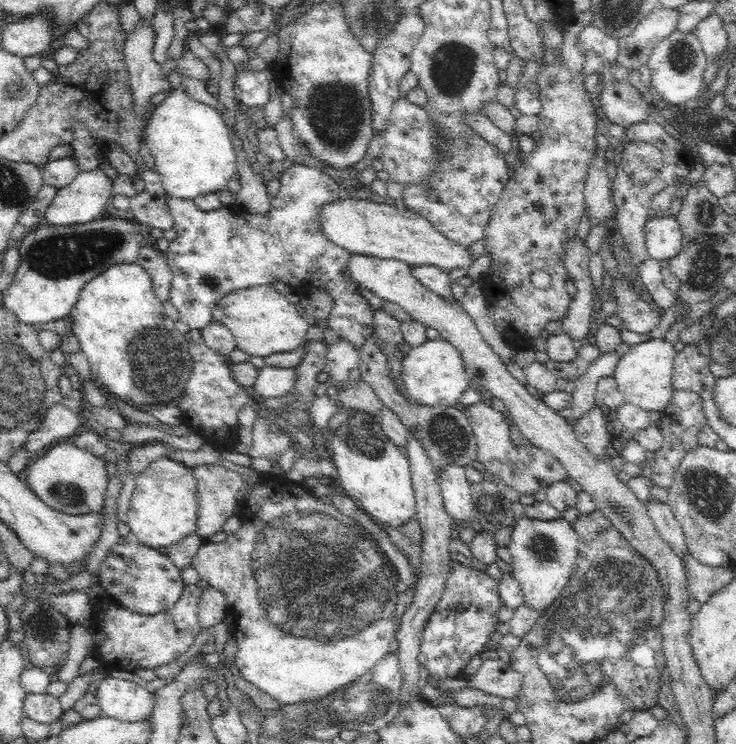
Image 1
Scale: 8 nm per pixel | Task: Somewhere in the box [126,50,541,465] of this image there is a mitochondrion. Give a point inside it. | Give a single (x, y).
(335, 113)

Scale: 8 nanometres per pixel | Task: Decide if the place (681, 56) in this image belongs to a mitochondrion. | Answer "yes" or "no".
yes

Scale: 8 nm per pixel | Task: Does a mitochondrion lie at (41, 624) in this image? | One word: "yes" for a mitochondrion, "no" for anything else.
yes

